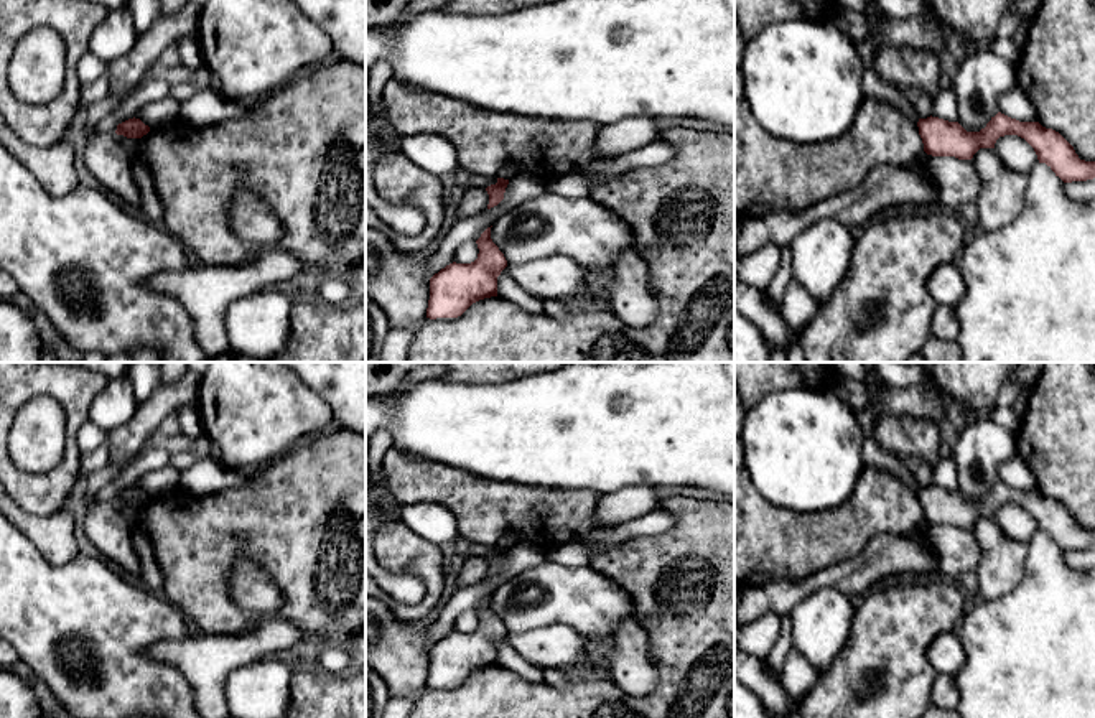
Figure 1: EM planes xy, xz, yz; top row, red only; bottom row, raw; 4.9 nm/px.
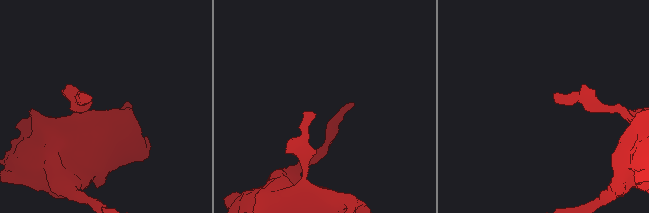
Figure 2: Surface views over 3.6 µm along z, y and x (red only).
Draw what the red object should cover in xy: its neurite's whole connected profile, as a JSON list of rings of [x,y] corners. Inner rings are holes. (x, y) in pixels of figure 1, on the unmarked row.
[[[135,486],[119,492],[115,499],[117,504],[123,504],[127,507],[142,507],[148,501],[150,501],[150,496]]]

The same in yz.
[[[998,481],[980,501],[967,501],[958,491],[939,486],[919,487],[919,504],[924,520],[932,525],[972,529],[980,517],[995,517],[999,506],[1018,504],[1036,520],[1064,552],[1095,547],[1095,530],[1080,529],[1074,515],[1055,499],[1039,491],[1019,491]]]

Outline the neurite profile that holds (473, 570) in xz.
[[[471,555],[461,565],[458,565],[458,588],[481,583],[487,578],[487,573],[487,560]]]

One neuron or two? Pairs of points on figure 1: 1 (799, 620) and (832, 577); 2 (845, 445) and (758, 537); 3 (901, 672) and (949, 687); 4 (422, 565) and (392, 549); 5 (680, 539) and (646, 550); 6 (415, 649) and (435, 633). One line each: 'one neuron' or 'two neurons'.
1: two neurons
2: two neurons
3: two neurons
4: one neuron
5: one neuron
6: two neurons

